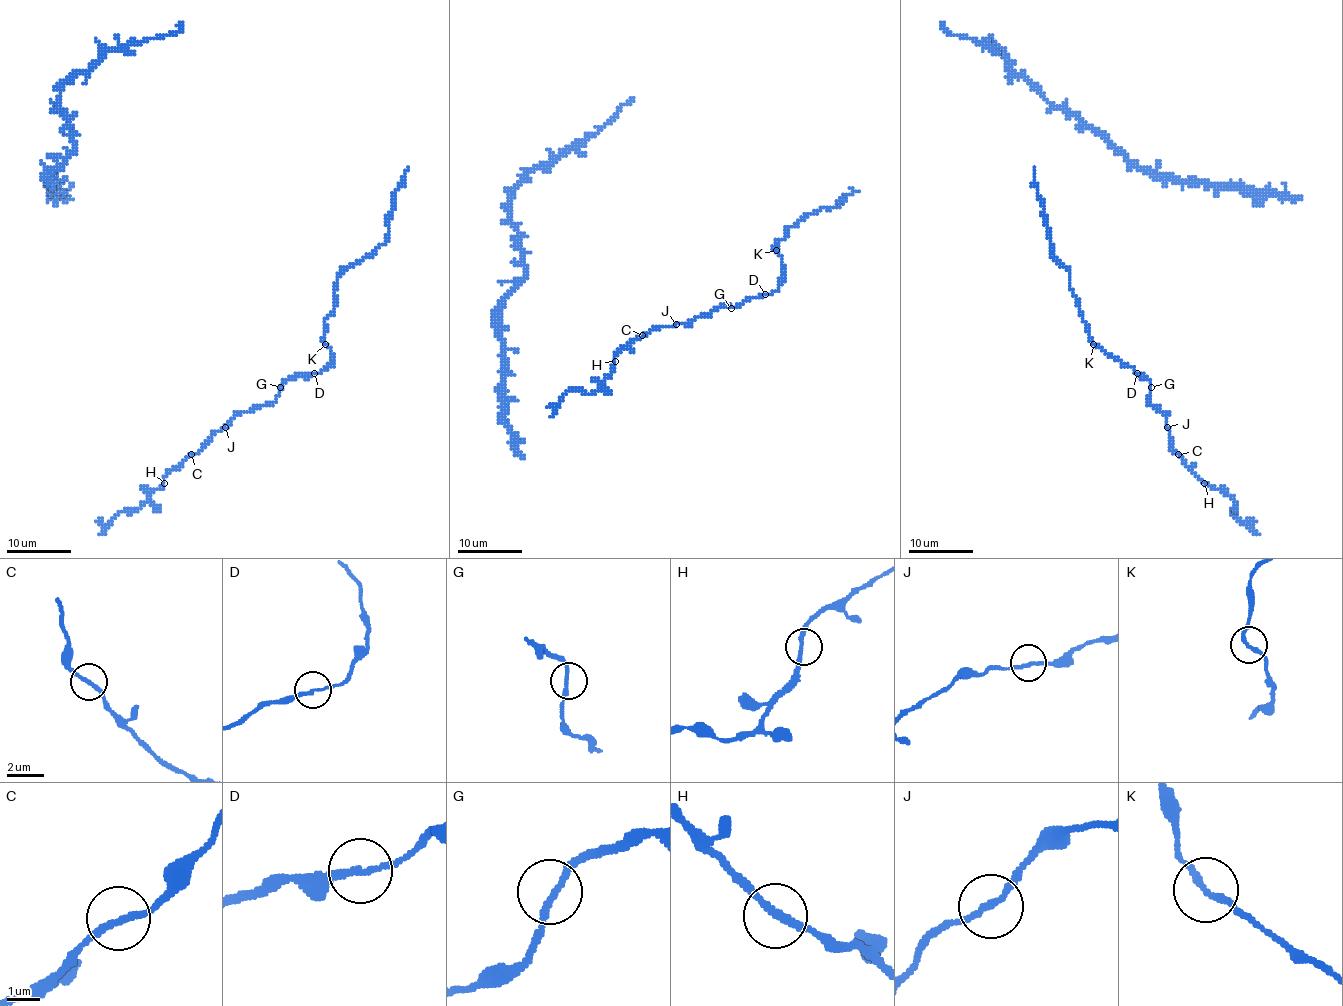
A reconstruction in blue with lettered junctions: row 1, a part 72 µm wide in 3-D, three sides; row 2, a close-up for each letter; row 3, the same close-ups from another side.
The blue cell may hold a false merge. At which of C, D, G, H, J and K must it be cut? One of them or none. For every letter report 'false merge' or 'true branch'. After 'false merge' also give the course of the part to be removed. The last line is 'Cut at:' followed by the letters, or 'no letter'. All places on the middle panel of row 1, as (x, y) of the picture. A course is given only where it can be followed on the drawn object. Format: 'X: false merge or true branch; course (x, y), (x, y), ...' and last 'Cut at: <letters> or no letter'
C: true branch
D: true branch
G: true branch
H: true branch
J: true branch
K: true branch
Cut at: no letter

